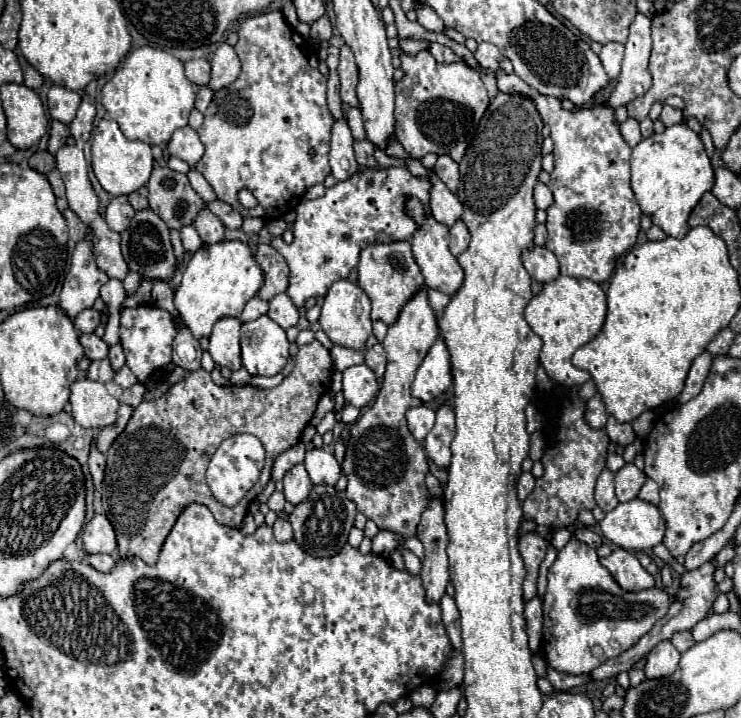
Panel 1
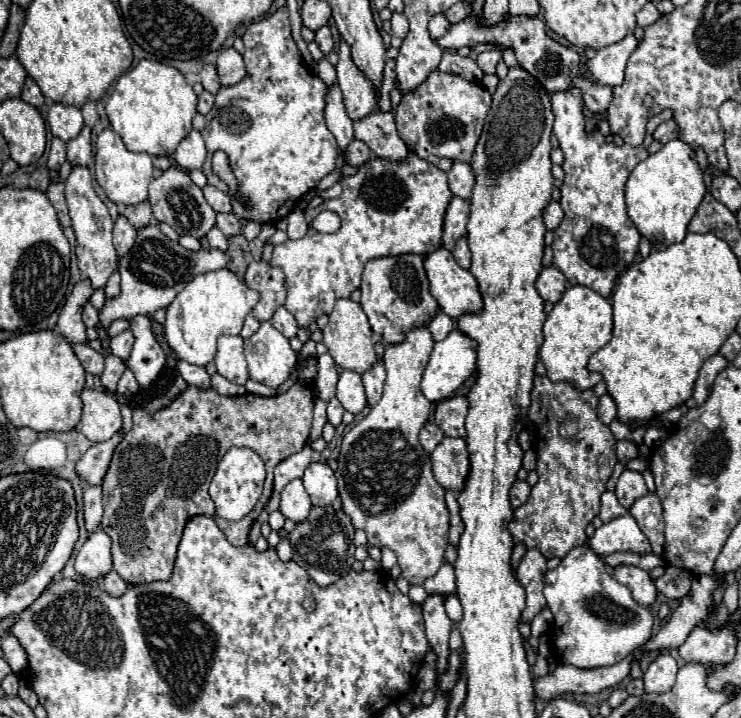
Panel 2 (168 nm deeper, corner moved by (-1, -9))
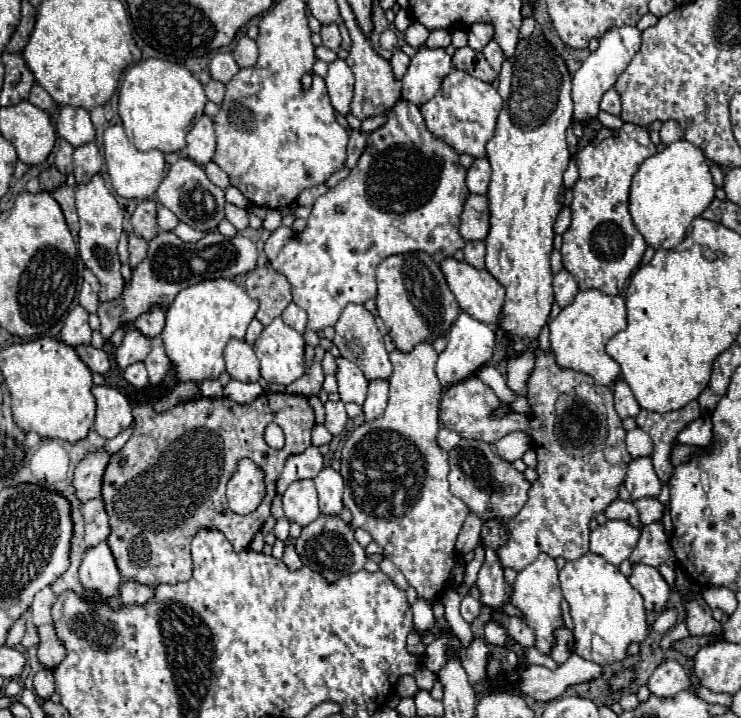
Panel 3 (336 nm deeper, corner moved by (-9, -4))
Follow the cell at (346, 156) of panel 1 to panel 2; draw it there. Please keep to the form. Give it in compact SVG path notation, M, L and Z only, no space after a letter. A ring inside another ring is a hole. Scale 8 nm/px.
M338 84L328 86L326 92L326 108L324 108L324 120L328 130L334 134L338 148L346 150L346 146L354 140L354 130L352 130L352 120L346 114L344 108L344 96Z

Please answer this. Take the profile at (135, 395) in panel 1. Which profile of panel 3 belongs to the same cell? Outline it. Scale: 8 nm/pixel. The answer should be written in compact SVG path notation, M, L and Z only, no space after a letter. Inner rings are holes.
M132 423L128 429L120 431L114 439L110 439L110 441L104 445L104 449L108 449L108 453L116 453L116 451L130 439L130 435L132 435L132 427L134 427L134 423Z

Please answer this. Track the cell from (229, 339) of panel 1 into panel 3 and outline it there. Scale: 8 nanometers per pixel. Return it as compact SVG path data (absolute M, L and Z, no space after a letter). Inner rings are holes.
M230 339L224 349L226 359L226 371L232 379L238 381L258 381L260 377L260 365L258 357L252 351L252 345L244 339Z

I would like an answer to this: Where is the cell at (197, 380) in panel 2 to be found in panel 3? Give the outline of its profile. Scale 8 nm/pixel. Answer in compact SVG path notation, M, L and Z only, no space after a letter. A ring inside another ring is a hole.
M204 379L200 383L200 391L204 397L222 397L222 385L218 379Z

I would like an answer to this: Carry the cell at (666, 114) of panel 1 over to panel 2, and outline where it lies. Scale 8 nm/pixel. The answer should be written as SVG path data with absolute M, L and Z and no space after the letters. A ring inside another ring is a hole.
M674 120L662 122L662 124L656 128L656 132L654 132L654 140L658 140L660 144L666 144L666 142L670 142L670 140L674 140L674 138L678 138L678 126L676 126Z

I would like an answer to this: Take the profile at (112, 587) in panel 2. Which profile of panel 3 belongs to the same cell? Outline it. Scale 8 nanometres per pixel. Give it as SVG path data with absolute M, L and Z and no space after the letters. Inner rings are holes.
M122 581L120 583L120 599L124 605L142 605L152 597L154 589L136 581Z

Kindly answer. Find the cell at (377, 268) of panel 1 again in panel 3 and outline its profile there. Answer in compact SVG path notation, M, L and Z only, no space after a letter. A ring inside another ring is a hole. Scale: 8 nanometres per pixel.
M416 251L386 257L376 269L376 283L378 315L390 329L390 337L394 339L396 347L404 353L420 341L434 343L460 315L460 307L446 285L440 265L428 253Z

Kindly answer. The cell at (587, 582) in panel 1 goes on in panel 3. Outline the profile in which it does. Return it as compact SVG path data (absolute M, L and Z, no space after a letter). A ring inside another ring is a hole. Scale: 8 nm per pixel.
M584 553L582 557L568 561L560 569L562 595L570 605L570 615L574 621L574 651L582 659L606 665L622 661L630 643L642 643L648 633L648 617L642 603L642 595L630 585L630 581L620 573L618 567L604 561L604 557L594 553Z

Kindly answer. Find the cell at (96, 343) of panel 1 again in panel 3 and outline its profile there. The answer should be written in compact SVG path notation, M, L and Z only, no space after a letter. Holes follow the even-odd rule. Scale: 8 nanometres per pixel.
M78 345L76 351L78 351L80 359L90 367L90 371L100 373L100 375L106 375L110 371L108 355L102 349L96 349L92 345Z

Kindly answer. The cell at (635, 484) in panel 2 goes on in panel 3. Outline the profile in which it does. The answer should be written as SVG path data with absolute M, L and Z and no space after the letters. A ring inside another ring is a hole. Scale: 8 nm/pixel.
M638 457L628 465L626 481L624 481L632 501L642 497L658 497L660 493L660 479L652 469L650 457Z

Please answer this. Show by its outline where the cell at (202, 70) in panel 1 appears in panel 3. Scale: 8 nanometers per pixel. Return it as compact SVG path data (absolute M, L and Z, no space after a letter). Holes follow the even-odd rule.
M218 53L210 61L210 75L212 75L212 79L216 79L220 83L228 83L236 73L238 73L238 65L236 65L232 53Z

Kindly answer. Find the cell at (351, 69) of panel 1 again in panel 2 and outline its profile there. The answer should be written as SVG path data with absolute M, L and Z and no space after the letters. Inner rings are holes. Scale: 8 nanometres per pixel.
M346 42L338 48L338 64L336 64L336 82L344 92L344 104L348 116L356 122L376 108L376 90L374 84L364 76L360 68L350 58L350 46Z

